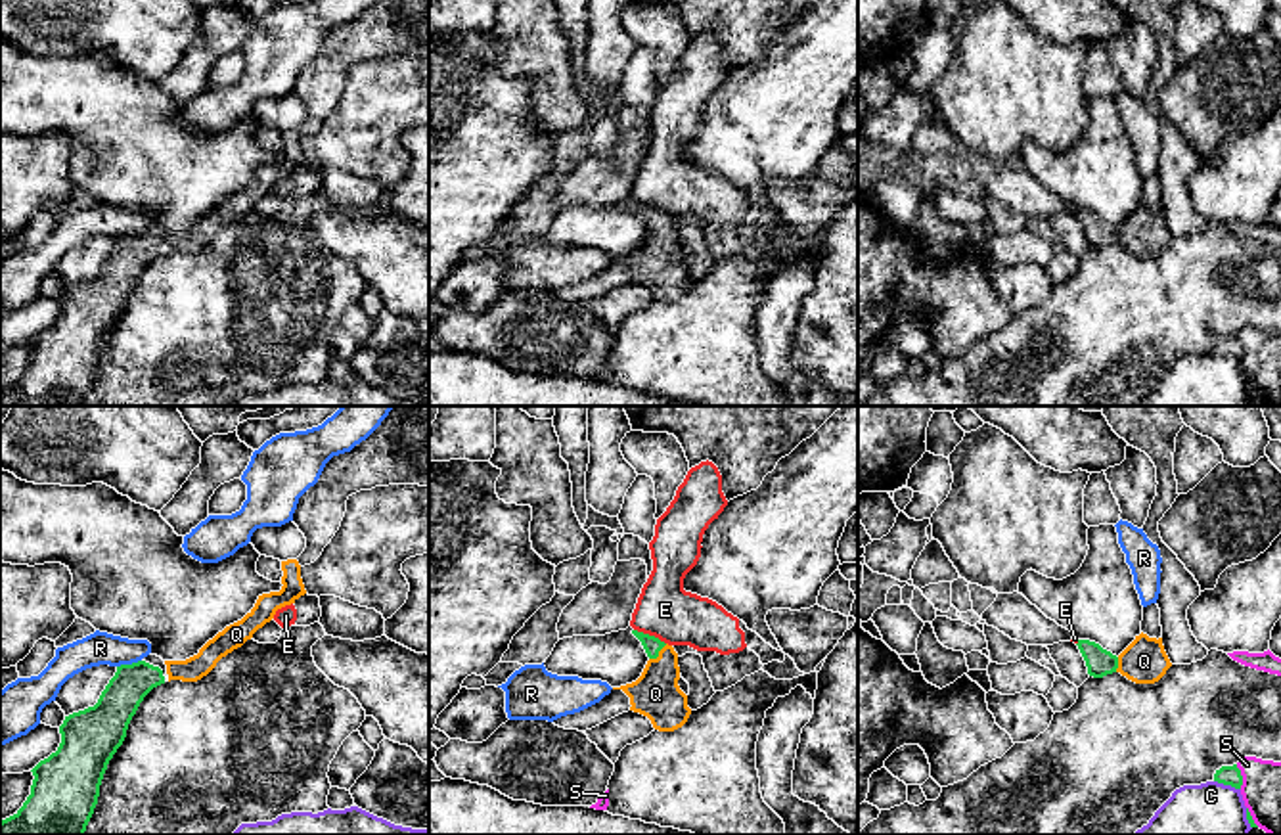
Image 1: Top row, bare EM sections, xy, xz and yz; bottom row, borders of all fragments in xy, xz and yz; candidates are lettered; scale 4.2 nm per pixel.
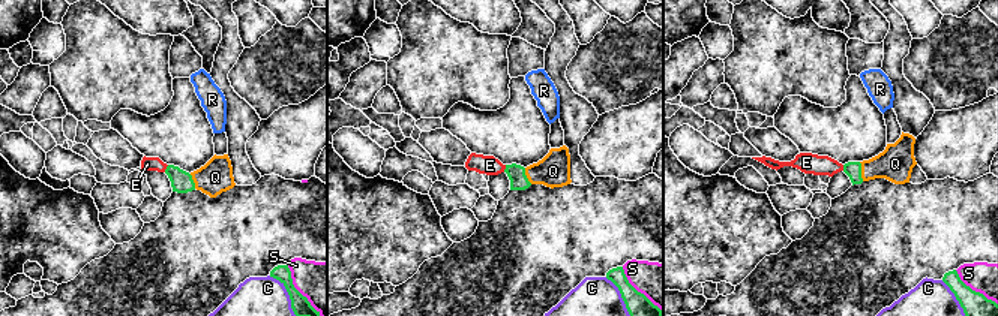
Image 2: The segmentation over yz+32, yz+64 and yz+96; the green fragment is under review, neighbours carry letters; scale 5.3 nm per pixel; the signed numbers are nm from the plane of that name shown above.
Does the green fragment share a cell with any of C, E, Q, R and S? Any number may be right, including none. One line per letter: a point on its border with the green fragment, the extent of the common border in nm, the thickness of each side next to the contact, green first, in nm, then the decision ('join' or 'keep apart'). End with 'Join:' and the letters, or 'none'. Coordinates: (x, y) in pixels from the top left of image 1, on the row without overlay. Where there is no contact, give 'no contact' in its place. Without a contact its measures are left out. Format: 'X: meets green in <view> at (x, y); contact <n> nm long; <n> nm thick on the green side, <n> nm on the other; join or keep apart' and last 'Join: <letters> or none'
C: meets green in yz at (1228, 355); contact 120 nm long; 80 nm thick on the green side, 400 nm on the other; keep apart
E: meets green in xz at (648, 205); contact 150 nm long; 70 nm thick on the green side, 240 nm on the other; keep apart
Q: meets green in xz at (657, 225); contact 100 nm long; 70 nm thick on the green side, 200 nm on the other; join
R: meets green in xy at (129, 236); contact 110 nm long; 180 nm thick on the green side, 140 nm on the other; keep apart
S: meets green in yz at (1241, 347); contact 110 nm long; 80 nm thick on the green side, 170 nm on the other; keep apart
Join: Q

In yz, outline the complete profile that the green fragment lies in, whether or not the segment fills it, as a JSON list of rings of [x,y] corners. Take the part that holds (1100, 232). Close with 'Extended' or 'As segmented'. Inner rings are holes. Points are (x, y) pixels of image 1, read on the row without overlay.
[[[1143,203],[1118,228],[1090,211],[1078,211],[1076,216],[1093,249],[1120,243],[1135,255],[1155,255],[1172,237],[1162,209],[1149,209]]]. Extended

